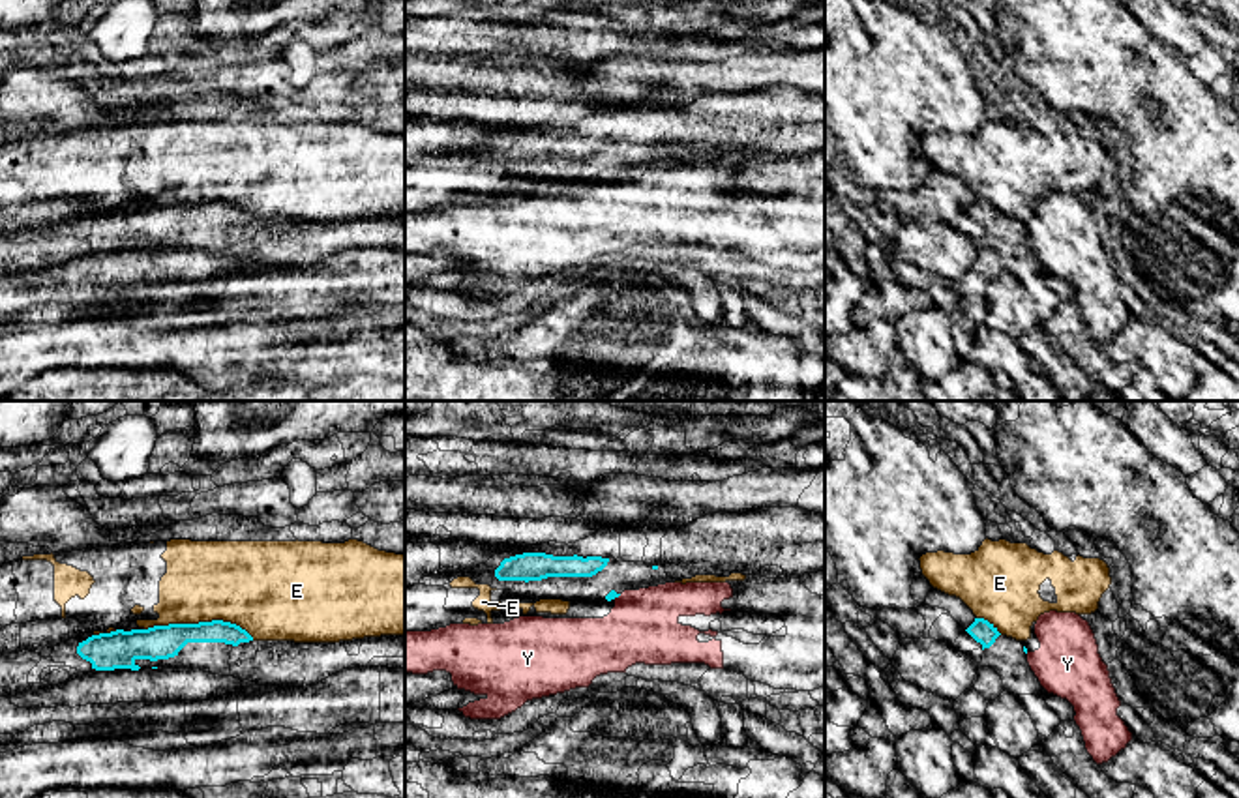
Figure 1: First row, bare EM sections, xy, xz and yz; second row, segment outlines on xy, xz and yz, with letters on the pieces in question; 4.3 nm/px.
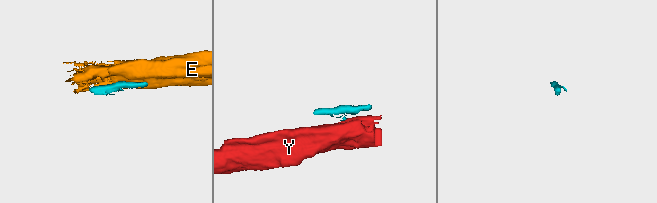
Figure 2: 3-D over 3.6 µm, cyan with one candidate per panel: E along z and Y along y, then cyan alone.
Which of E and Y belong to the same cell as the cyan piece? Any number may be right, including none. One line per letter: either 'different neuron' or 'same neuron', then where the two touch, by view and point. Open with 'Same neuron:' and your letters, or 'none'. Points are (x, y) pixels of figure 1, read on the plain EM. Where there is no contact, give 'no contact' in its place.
Same neuron: none
E: different neuron | xy (199, 203)
Y: different neuron | xz (617, 177)

